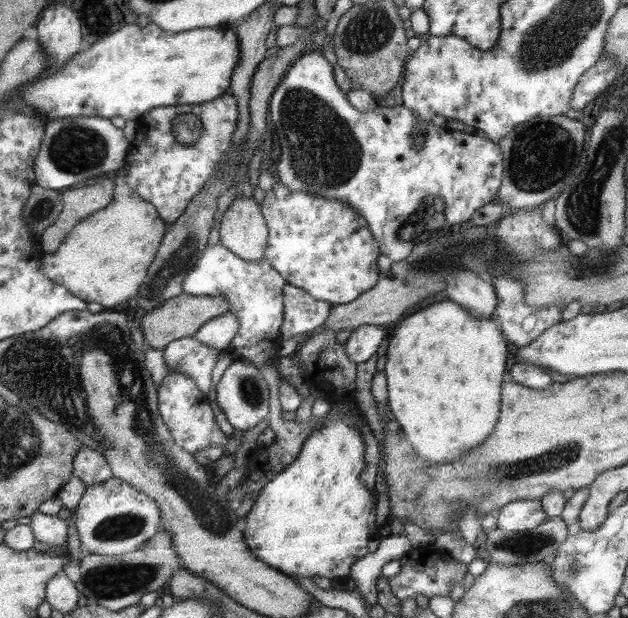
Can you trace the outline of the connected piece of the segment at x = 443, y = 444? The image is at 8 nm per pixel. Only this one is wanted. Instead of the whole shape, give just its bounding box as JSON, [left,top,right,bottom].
[383,300,507,462]

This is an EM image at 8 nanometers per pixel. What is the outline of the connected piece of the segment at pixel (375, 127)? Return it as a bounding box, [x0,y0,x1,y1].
[269,52,505,263]

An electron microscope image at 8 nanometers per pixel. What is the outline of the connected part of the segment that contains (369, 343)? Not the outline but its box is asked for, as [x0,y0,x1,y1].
[344,324,385,364]

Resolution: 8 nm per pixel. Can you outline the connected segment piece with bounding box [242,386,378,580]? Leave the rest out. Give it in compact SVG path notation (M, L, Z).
M353 386L347 388L340 396L334 395L330 401L330 408L325 418L320 418L314 432L302 444L298 458L285 469L275 474L273 478L254 496L252 506L244 516L246 527L242 529L243 537L250 550L267 566L282 572L288 577L301 576L310 578L321 576L327 580L347 578L351 565L367 554L367 542L378 532L375 522L375 508L377 493L367 490L362 482L365 462L366 440L359 426L351 426L347 418L339 418L333 414L331 407L336 405L347 409L351 415L364 420L357 404L353 402Z

